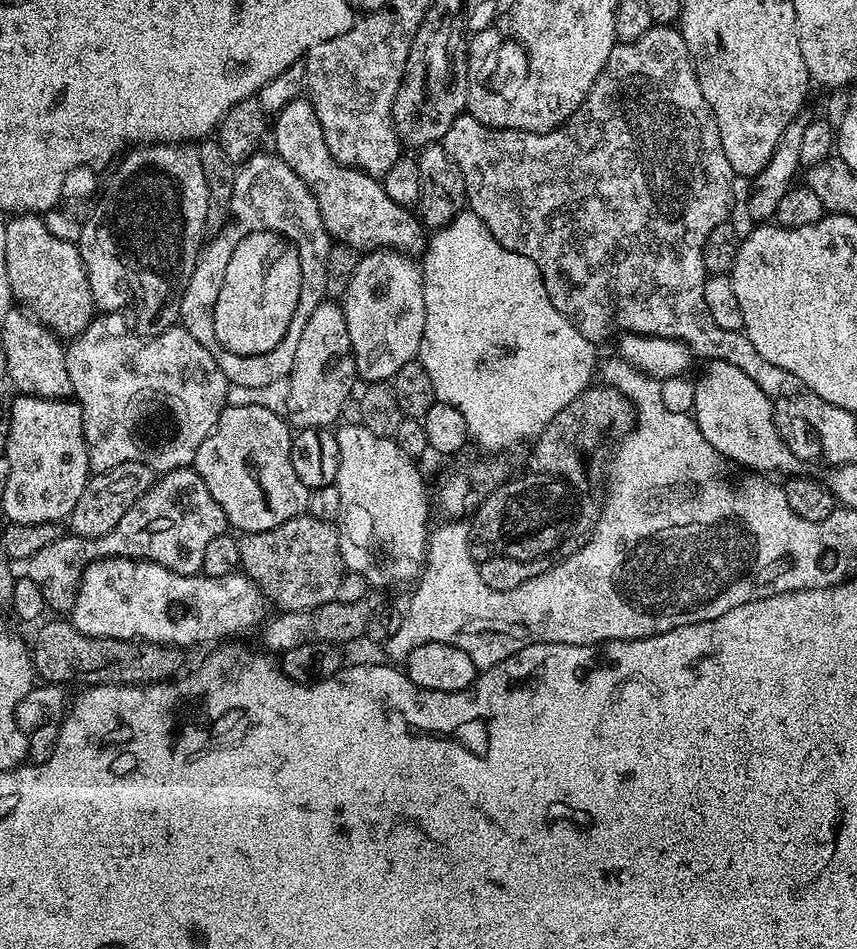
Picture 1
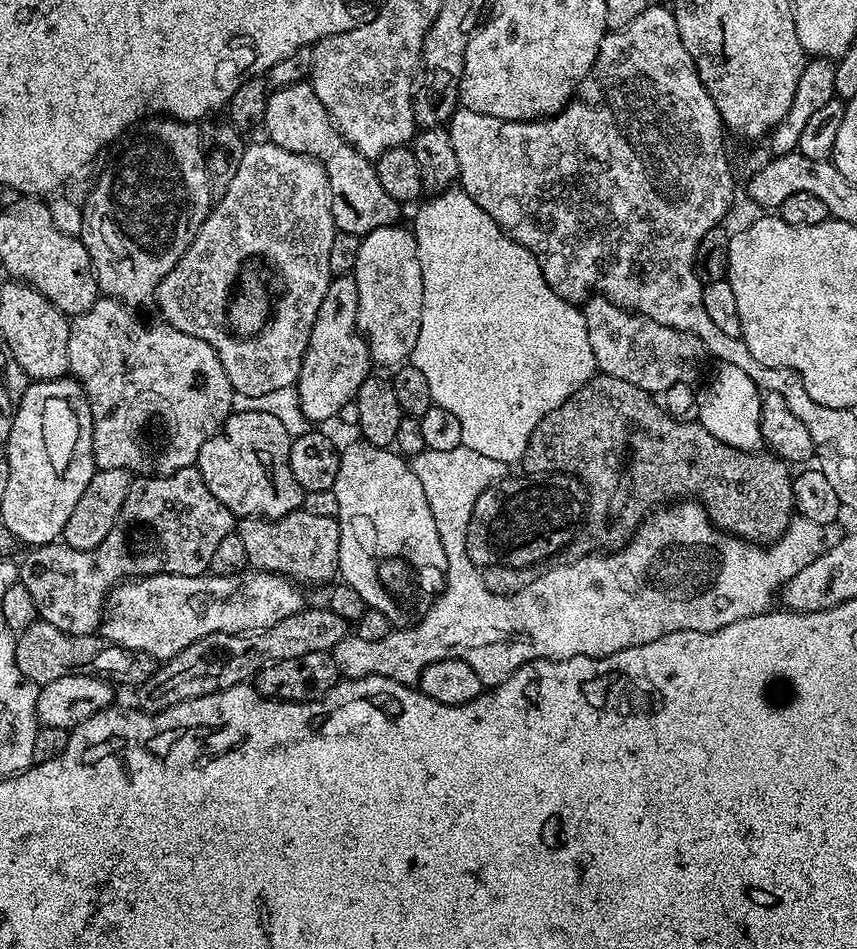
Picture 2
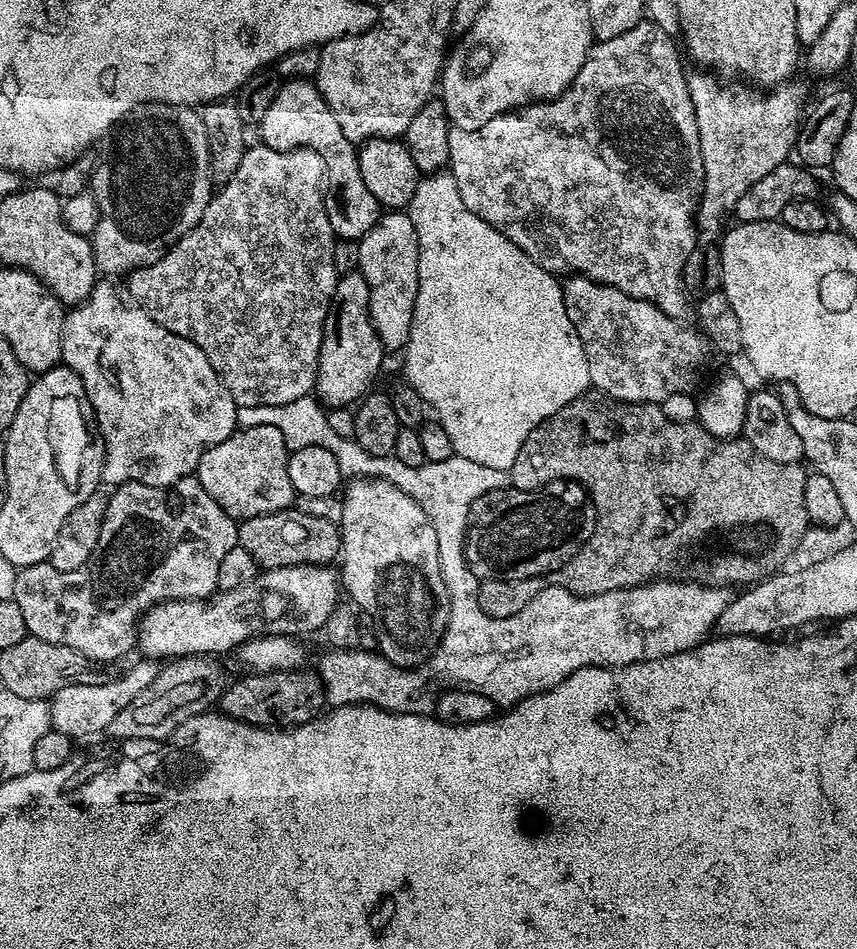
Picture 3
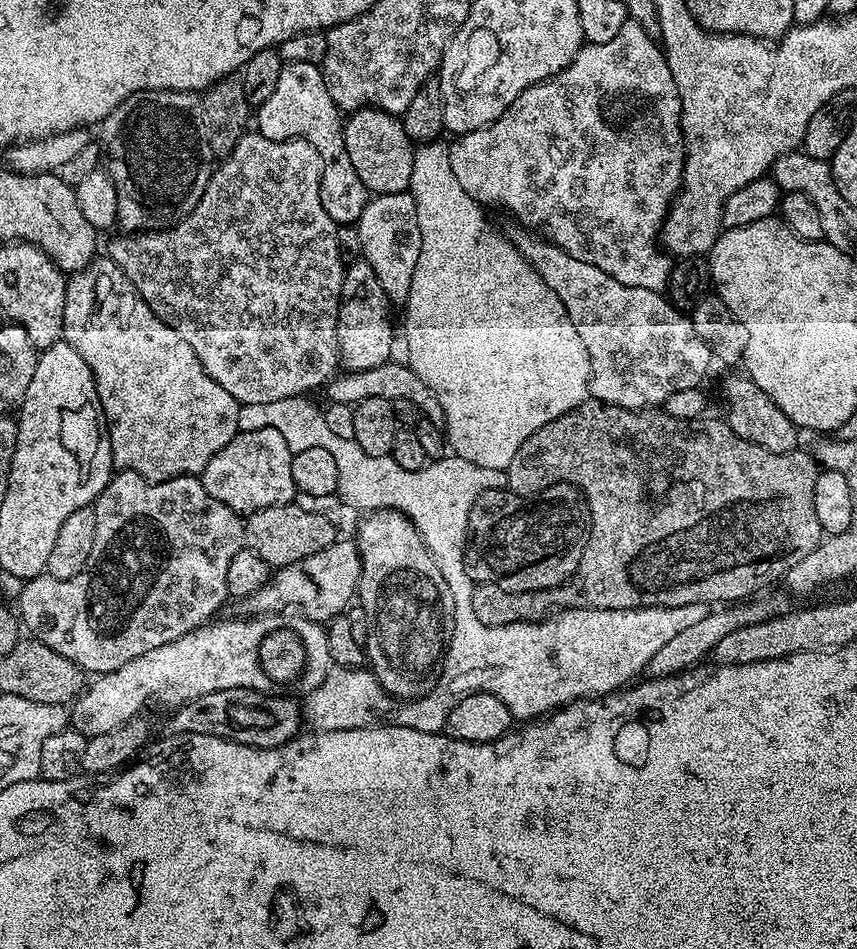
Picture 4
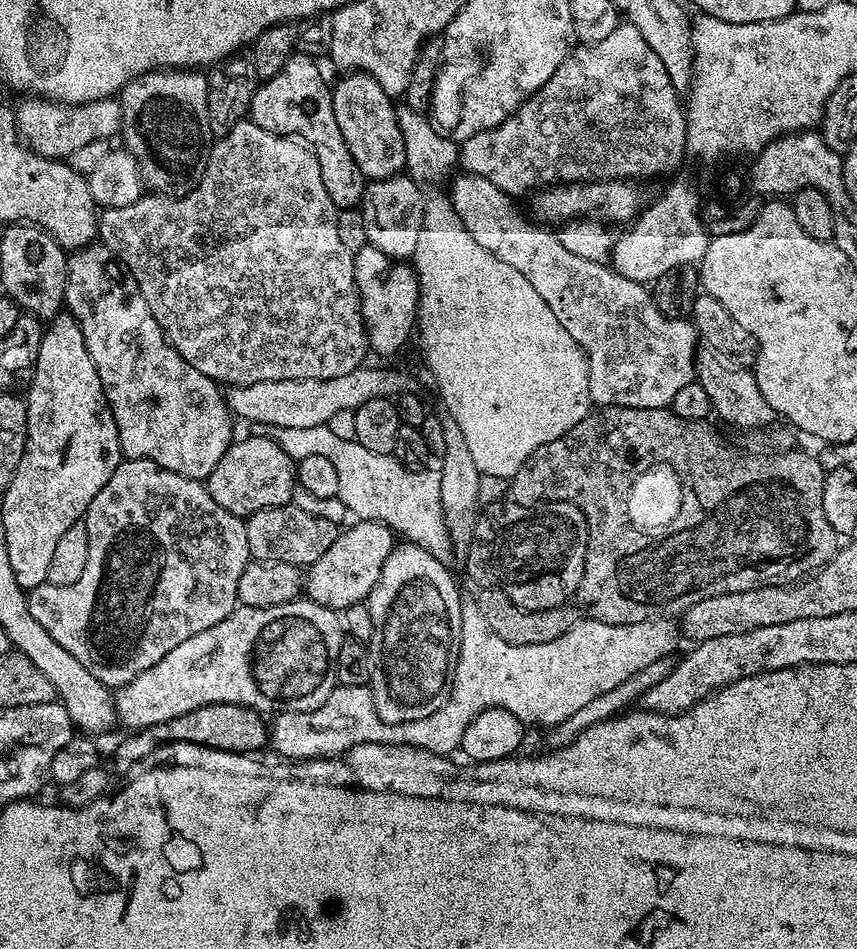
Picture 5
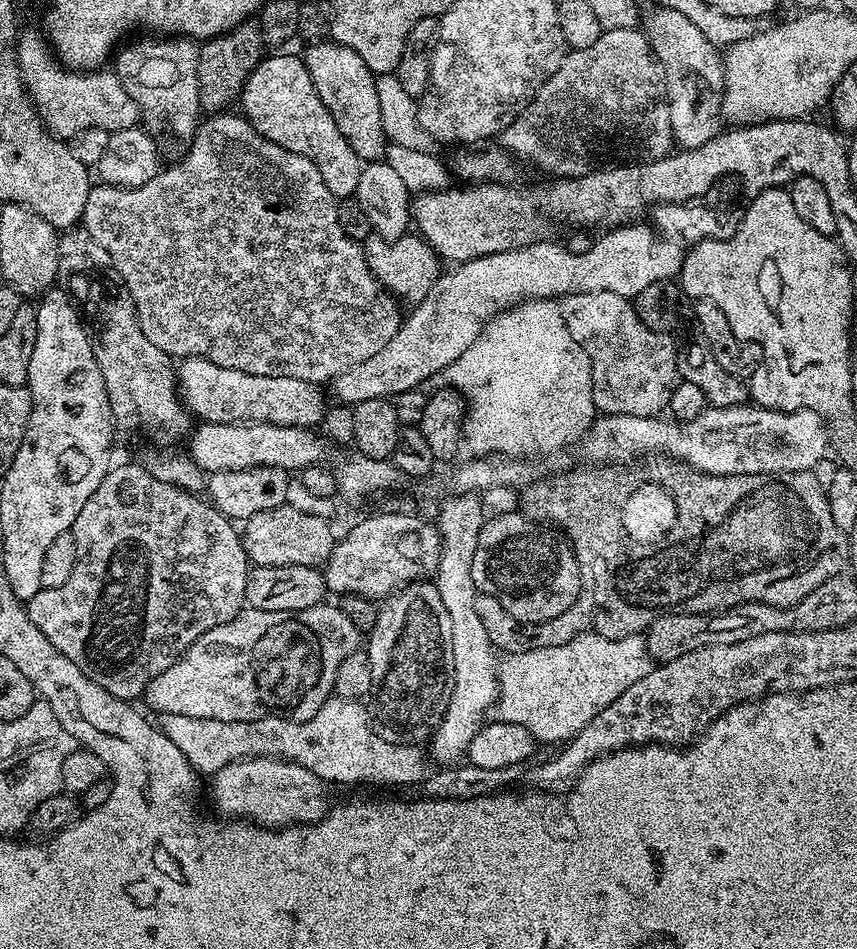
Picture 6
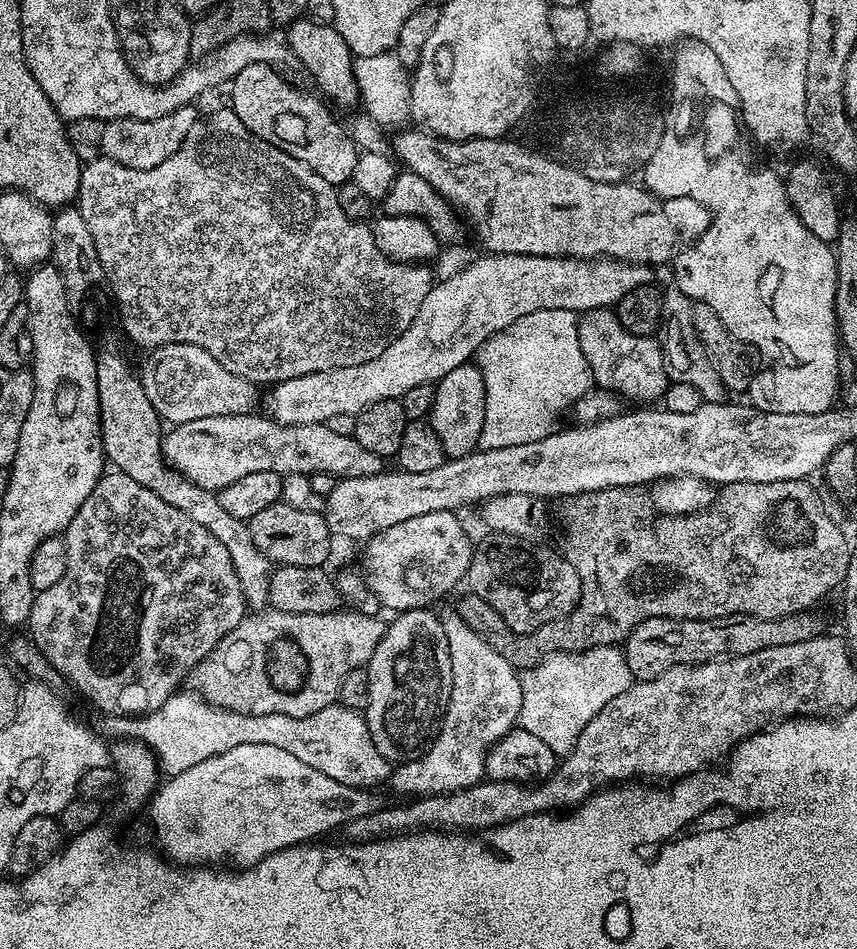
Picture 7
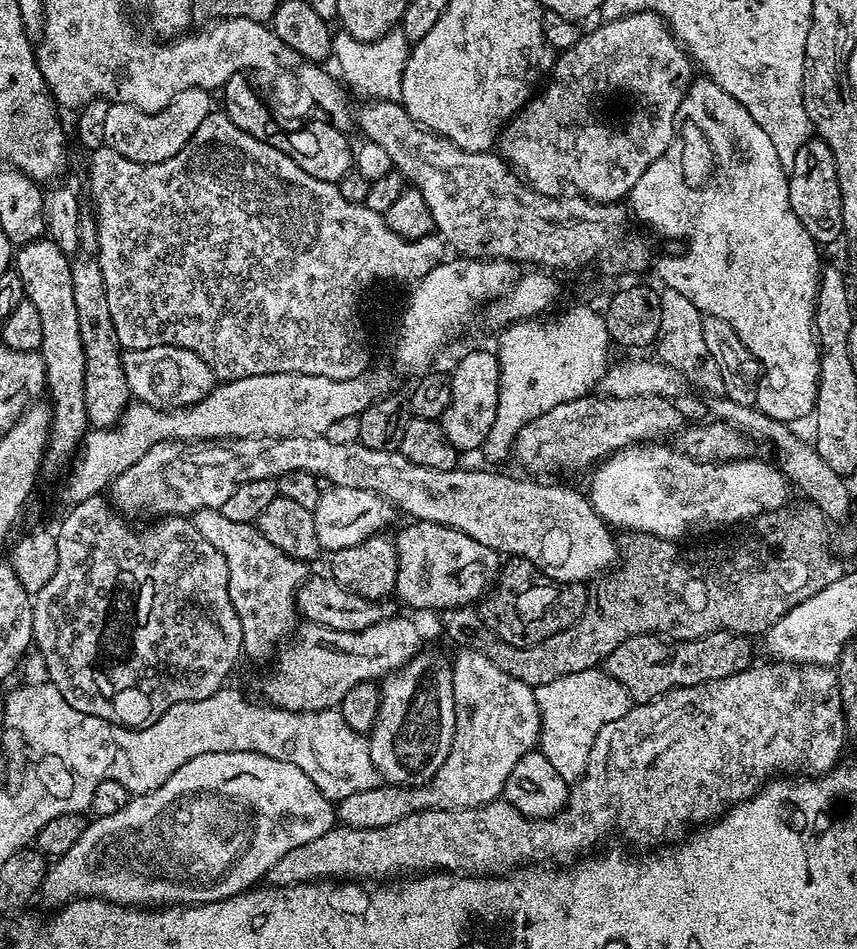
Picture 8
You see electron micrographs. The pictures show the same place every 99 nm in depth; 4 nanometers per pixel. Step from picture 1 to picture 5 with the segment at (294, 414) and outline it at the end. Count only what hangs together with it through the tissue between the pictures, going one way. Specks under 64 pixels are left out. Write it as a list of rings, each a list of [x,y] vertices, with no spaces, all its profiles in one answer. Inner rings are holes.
[[[370,243],[355,252],[352,261],[360,313],[368,330],[368,347],[373,353],[388,356],[414,336],[418,324],[416,312],[420,309],[420,284],[416,280],[415,267],[408,262],[392,260]]]

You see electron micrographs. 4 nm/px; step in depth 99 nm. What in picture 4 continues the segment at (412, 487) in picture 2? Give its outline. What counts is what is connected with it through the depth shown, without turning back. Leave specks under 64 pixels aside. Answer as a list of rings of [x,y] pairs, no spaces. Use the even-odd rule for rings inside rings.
[[[381,510],[367,513],[360,521],[358,547],[361,567],[358,604],[366,610],[374,625],[374,634],[369,635],[366,645],[367,663],[384,691],[393,698],[419,700],[437,679],[436,667],[445,659],[452,643],[454,594],[446,578],[442,578],[442,570],[434,562],[430,550],[422,542],[419,530],[403,512]]]

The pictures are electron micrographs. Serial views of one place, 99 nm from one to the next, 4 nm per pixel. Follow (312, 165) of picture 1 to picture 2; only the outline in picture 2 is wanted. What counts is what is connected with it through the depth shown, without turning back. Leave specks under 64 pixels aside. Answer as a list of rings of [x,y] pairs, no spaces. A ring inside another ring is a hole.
[[[311,83],[292,84],[277,92],[275,89],[268,97],[262,128],[268,131],[267,139],[276,147],[295,152],[300,158],[317,160],[323,166],[332,191],[332,217],[341,233],[349,232],[356,236],[352,238],[363,238],[369,232],[399,221],[396,219],[402,211],[401,205],[382,190],[373,161],[345,142],[329,118],[326,106],[318,102],[318,94],[314,94]]]

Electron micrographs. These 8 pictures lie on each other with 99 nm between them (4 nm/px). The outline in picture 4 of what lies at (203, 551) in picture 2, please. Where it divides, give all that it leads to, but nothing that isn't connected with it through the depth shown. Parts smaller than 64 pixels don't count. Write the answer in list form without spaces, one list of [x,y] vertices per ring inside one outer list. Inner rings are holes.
[[[117,471],[112,481],[100,491],[94,501],[96,510],[96,525],[94,526],[94,550],[90,550],[88,565],[74,578],[54,578],[50,575],[35,576],[33,580],[23,581],[18,593],[20,608],[18,615],[23,627],[28,628],[35,639],[40,640],[50,650],[62,654],[62,658],[70,658],[78,667],[83,668],[88,674],[103,674],[118,670],[118,666],[126,666],[126,662],[134,662],[134,658],[142,658],[146,650],[154,650],[158,646],[166,646],[166,642],[174,642],[196,628],[202,628],[217,615],[216,611],[230,600],[226,586],[226,574],[234,554],[245,547],[244,520],[241,513],[230,510],[230,506],[222,506],[218,498],[210,498],[206,494],[203,479],[196,476],[175,476],[172,480],[147,480],[136,472]]]

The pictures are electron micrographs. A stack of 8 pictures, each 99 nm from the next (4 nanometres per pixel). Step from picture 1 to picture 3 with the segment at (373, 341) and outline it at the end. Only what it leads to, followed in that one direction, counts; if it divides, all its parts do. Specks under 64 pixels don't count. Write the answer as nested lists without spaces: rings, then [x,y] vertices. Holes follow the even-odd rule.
[[[388,210],[381,215],[380,221],[369,232],[361,236],[359,272],[370,286],[370,318],[378,338],[385,349],[403,349],[410,338],[410,326],[414,318],[414,302],[418,298],[418,234],[414,234],[414,222],[410,222],[407,211]]]

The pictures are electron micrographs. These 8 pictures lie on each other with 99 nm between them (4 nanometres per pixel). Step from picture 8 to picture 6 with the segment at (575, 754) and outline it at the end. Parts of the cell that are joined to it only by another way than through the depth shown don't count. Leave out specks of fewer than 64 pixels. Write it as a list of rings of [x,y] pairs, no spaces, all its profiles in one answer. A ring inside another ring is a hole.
[[[584,632],[562,646],[550,646],[534,652],[510,652],[498,664],[500,695],[494,705],[494,712],[502,722],[526,726],[537,742],[544,743],[545,740],[548,744],[559,745],[577,736],[582,726],[594,718],[594,714],[606,710],[614,698],[626,694],[626,690],[630,690],[638,678],[646,678],[653,667],[654,661],[648,653],[645,637],[640,634],[611,640],[602,638],[596,632]]]

